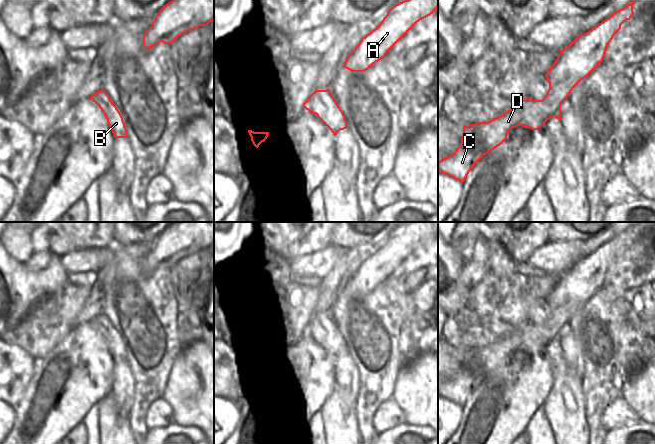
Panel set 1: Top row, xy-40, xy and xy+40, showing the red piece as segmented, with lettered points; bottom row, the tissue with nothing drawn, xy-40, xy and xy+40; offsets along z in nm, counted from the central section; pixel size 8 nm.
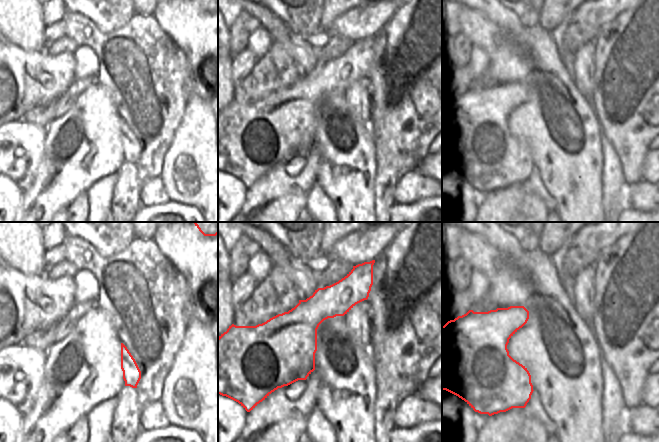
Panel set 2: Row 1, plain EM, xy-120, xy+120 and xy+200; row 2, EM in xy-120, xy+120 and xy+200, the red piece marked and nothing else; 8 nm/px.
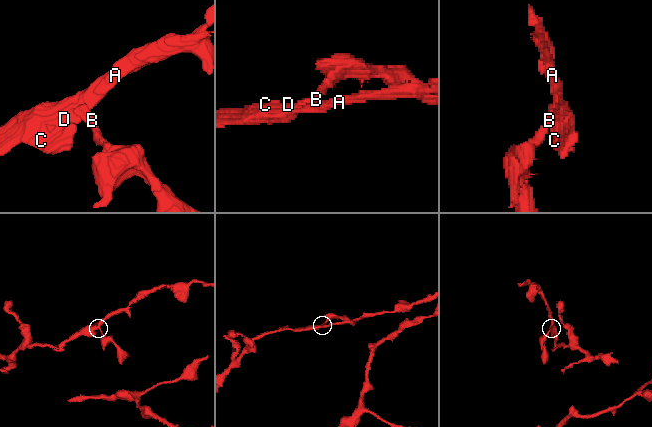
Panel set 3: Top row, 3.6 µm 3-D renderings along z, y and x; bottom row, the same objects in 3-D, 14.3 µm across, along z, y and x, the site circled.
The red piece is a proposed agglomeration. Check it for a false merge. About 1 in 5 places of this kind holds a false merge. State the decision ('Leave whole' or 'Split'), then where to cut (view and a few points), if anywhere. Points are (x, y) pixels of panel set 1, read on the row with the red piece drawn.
Leave whole. No split.

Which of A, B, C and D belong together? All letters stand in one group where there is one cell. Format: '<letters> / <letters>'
A B C D

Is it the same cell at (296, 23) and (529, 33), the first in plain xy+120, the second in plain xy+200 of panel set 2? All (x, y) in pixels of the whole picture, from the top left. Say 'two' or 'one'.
two

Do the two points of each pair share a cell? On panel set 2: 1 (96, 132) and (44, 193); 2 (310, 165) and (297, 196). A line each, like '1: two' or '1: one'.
1: one
2: one

